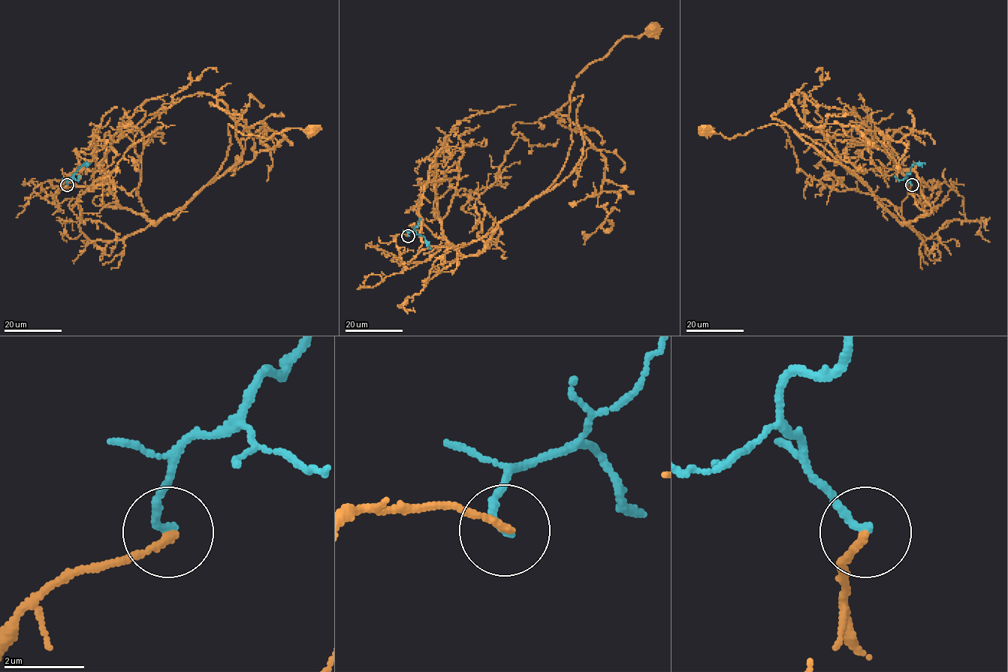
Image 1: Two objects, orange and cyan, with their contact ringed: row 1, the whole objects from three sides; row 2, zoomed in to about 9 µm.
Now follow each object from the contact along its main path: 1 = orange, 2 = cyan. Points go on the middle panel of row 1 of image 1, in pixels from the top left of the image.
1: (408, 236), (393, 237), (399, 264), (450, 244), (479, 253), (563, 167), (576, 76), (654, 27)
2: (408, 236), (407, 233), (414, 230), (424, 237), (431, 249)

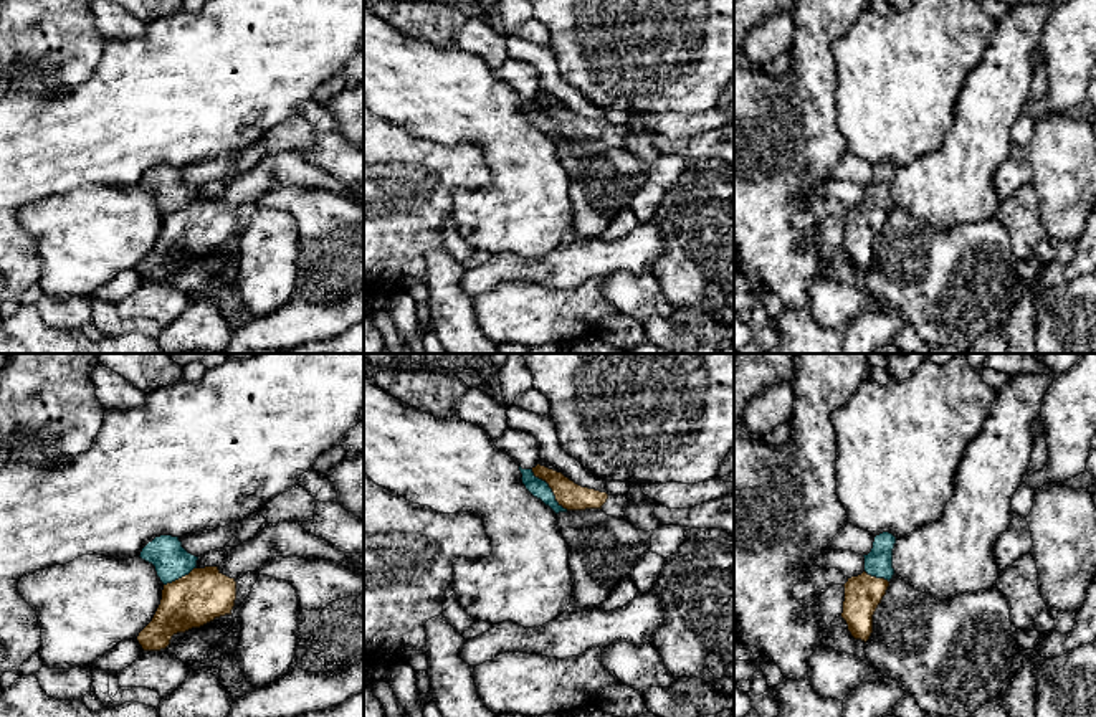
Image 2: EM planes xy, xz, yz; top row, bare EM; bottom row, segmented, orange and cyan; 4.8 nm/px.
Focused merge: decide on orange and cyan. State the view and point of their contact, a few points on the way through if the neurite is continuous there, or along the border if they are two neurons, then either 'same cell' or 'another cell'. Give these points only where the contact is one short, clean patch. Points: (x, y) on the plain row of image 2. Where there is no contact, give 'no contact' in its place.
contact xz (551, 118); border xz (531, 99), (567, 139); another cell

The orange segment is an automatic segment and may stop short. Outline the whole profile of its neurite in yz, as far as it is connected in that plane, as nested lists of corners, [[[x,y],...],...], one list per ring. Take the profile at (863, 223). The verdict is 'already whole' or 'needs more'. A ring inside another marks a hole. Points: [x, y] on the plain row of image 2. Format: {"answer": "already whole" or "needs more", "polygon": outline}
{"answer": "already whole", "polygon": [[[863,202],[848,208],[845,216],[845,231],[841,248],[855,269],[868,271],[873,263],[873,245],[881,233],[889,211]]]}

